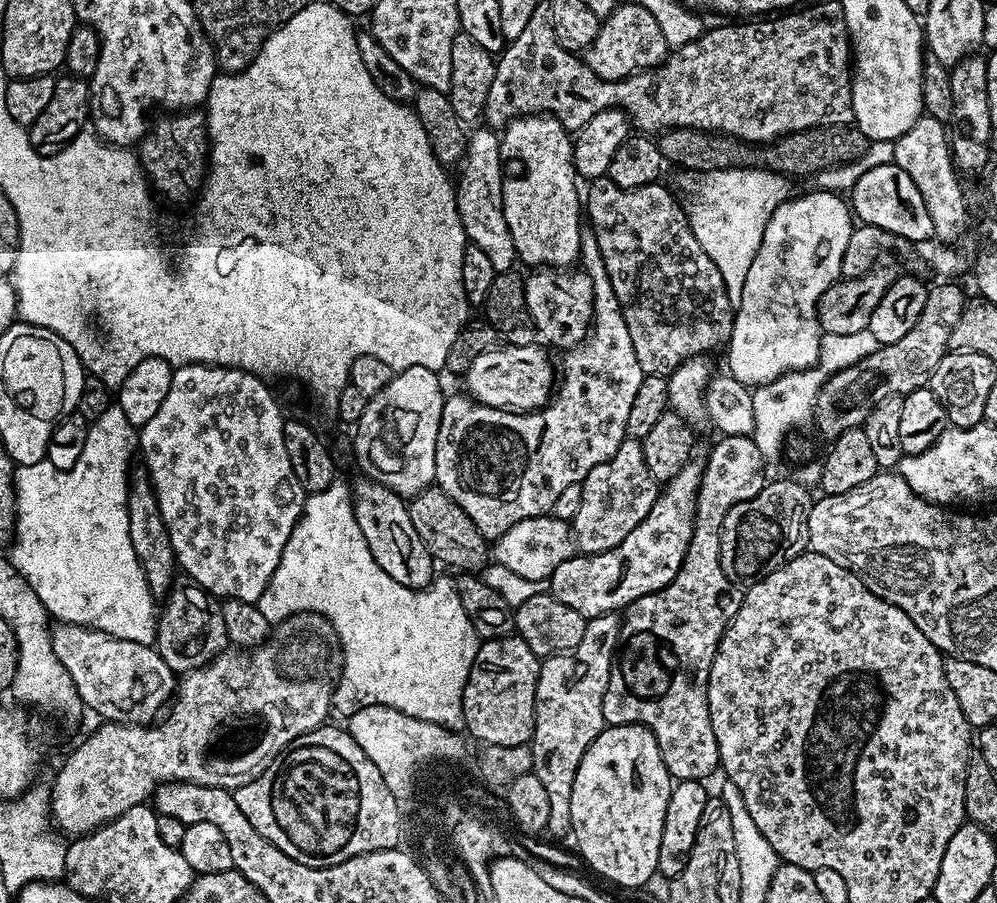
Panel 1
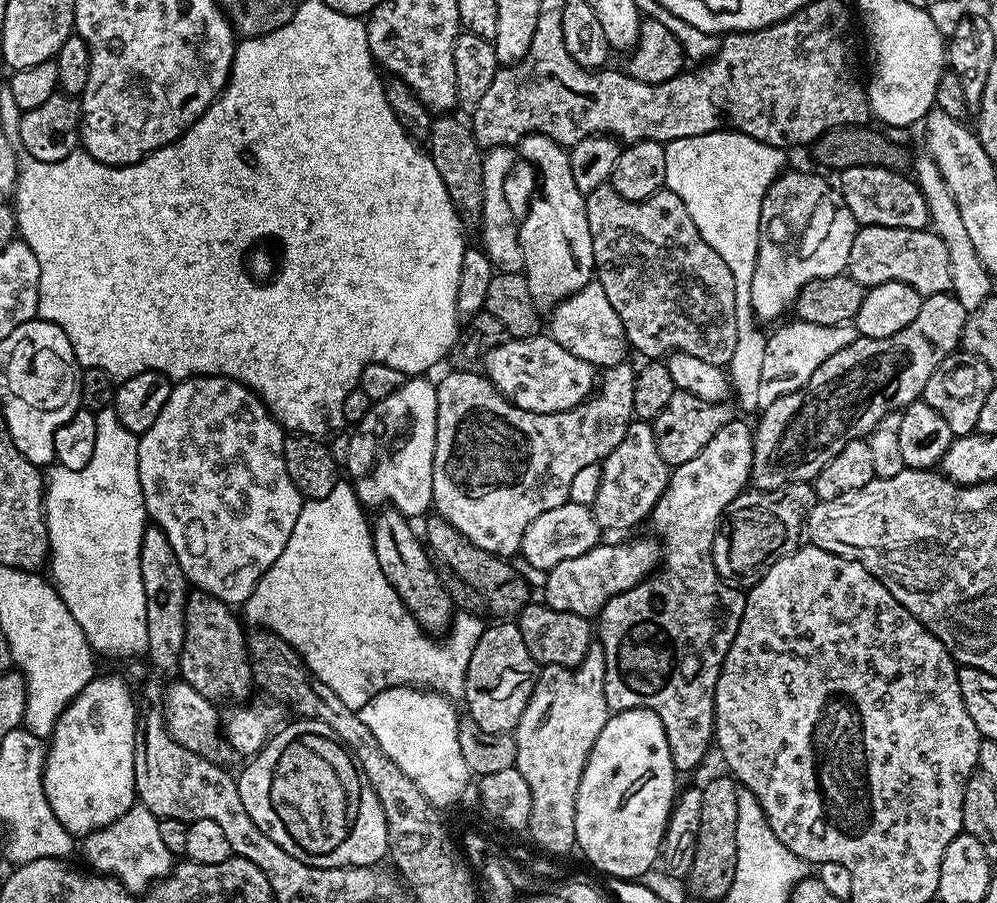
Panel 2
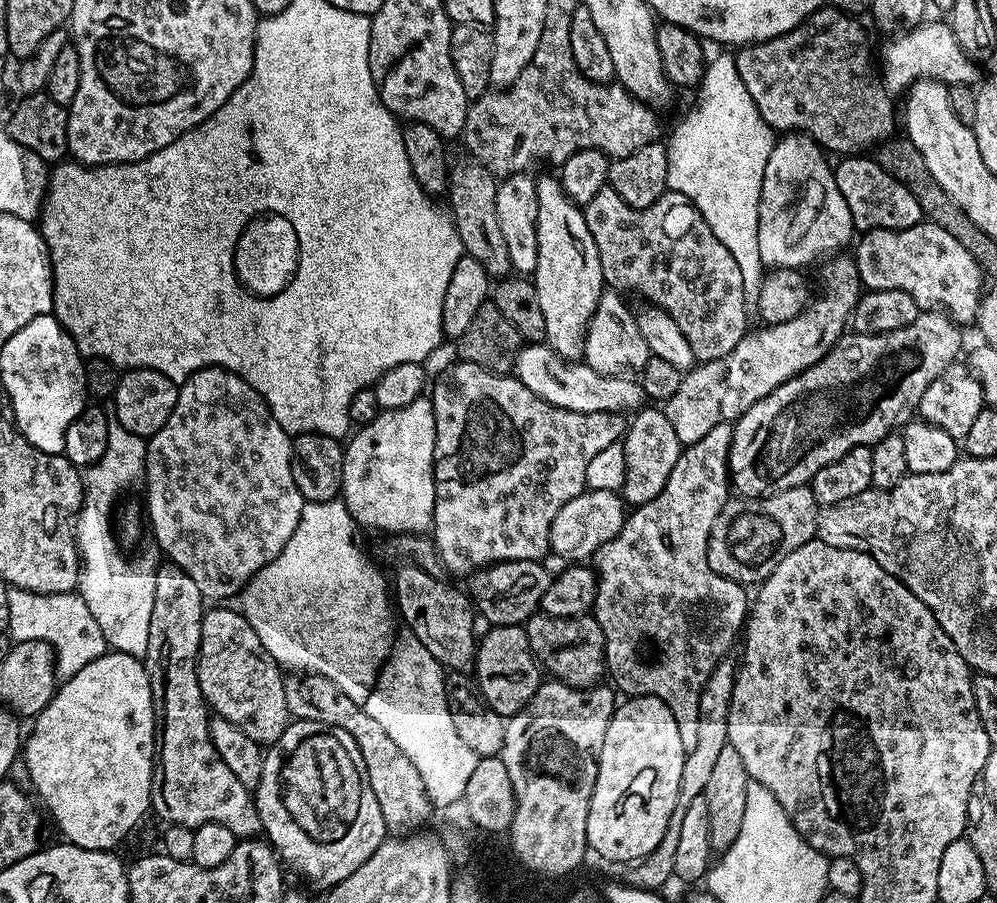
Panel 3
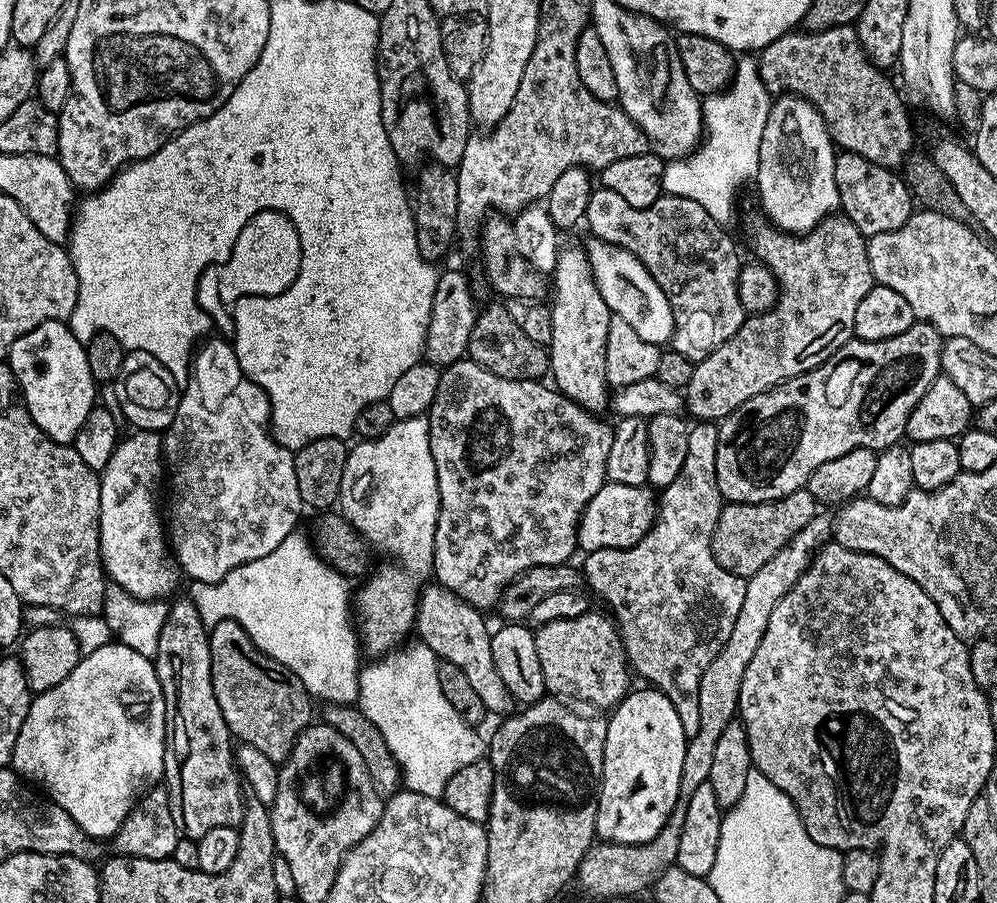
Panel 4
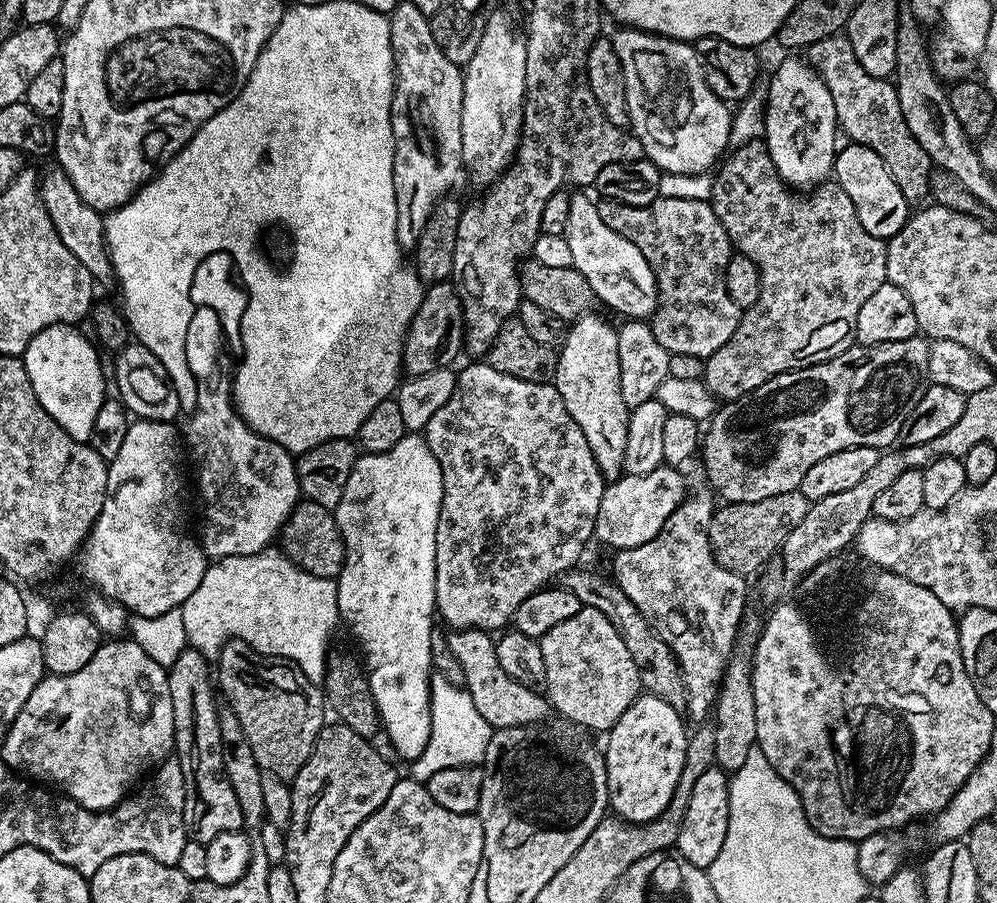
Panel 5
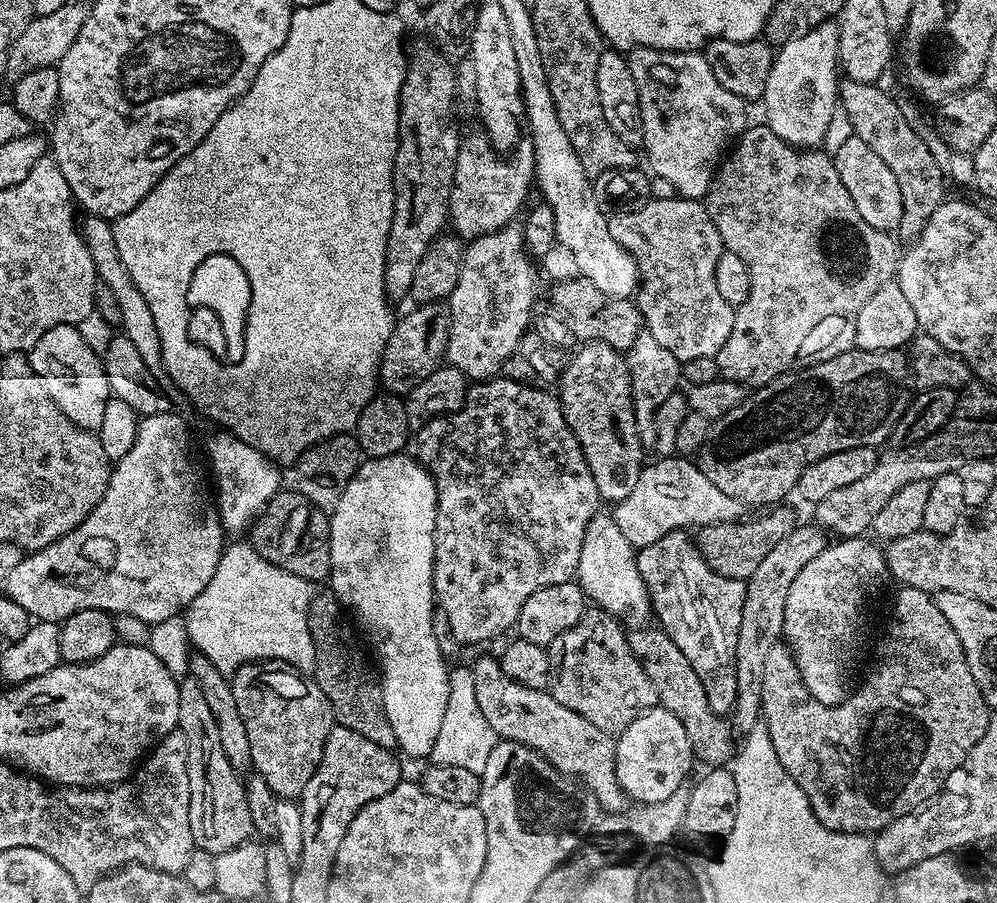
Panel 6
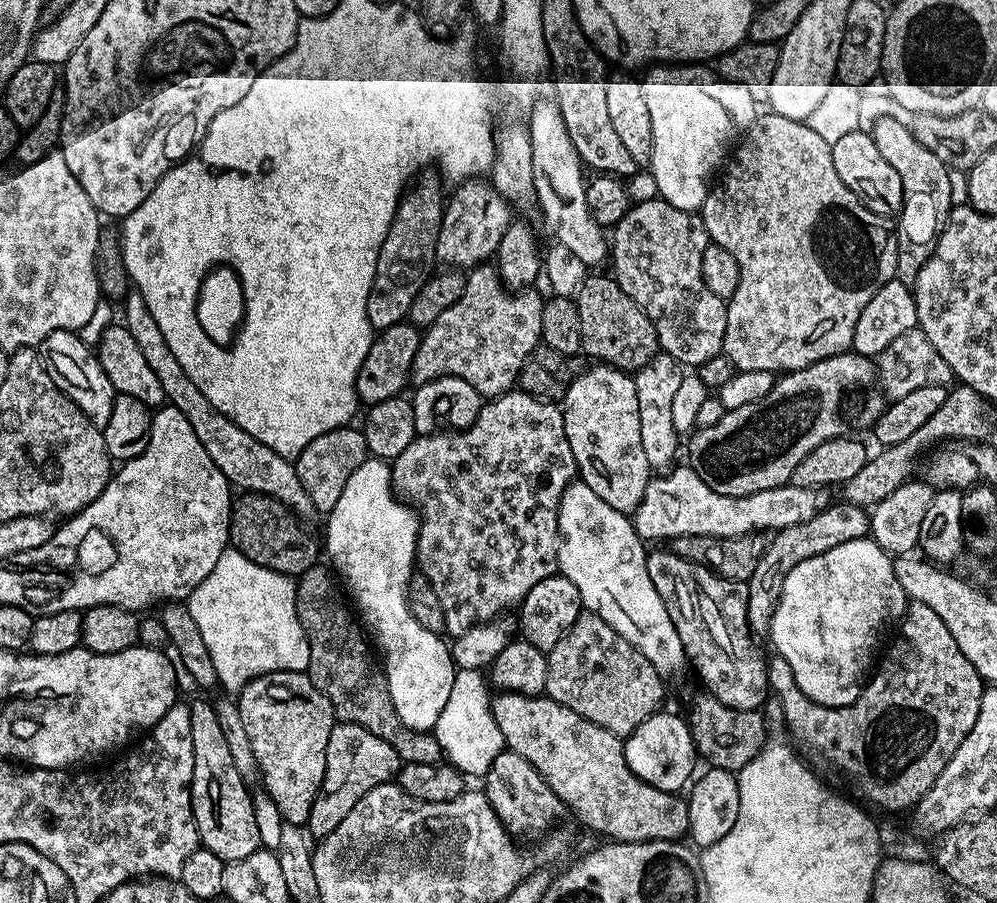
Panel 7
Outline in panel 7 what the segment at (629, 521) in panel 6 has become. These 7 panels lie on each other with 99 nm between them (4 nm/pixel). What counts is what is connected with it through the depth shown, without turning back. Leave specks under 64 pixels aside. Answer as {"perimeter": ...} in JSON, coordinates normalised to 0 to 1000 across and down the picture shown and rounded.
{"perimeter":[[[678,516],[669,525],[651,530],[648,547],[636,568],[638,589],[647,600],[667,598],[673,600],[680,594],[753,594],[770,591],[800,578],[816,574],[825,563],[829,563],[832,550],[821,540],[773,540],[751,549],[729,549],[720,547],[700,529],[695,518]]]}

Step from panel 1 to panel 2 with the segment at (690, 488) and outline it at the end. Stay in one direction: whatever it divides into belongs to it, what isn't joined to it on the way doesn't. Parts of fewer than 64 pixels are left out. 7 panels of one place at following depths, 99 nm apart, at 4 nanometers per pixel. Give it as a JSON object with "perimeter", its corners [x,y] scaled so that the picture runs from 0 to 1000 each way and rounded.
{"perimeter":[[[634,598],[631,602],[603,600],[597,607],[588,609],[588,614],[580,614],[580,618],[568,618],[568,622],[560,622],[560,627],[549,630],[545,668],[561,678],[587,684],[601,683],[612,662],[632,653],[663,628],[663,604],[654,598]]]}

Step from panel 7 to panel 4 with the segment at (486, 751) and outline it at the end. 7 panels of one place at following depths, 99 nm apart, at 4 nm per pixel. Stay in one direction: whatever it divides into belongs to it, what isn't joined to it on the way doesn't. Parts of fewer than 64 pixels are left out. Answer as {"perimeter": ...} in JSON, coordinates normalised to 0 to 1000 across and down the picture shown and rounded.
{"perimeter":[[[409,711],[400,720],[369,734],[361,742],[361,787],[379,804],[383,817],[387,817],[387,826],[391,826],[401,845],[404,872],[411,877],[444,883],[447,866],[451,866],[463,848],[471,848],[471,844],[486,836],[486,816],[484,819],[478,807],[447,777],[443,755],[439,755],[441,731],[431,715]]]}

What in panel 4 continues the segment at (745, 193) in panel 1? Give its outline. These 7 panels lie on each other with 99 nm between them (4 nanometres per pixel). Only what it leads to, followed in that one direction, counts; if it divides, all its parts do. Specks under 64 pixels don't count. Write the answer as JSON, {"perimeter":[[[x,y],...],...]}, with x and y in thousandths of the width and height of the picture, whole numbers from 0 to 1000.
{"perimeter":[[[757,61],[739,65],[734,92],[724,102],[709,105],[704,113],[706,150],[702,161],[688,174],[671,178],[666,186],[665,208],[669,216],[698,223],[717,245],[732,247],[741,206],[753,203],[759,193],[764,147],[768,142],[775,107]]]}

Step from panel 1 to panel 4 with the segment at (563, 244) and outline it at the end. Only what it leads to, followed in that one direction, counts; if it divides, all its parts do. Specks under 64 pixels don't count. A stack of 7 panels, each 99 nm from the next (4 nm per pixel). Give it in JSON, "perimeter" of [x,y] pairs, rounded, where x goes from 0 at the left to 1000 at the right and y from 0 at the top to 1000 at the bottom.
{"perimeter":[[[563,274],[558,291],[558,300],[552,306],[552,340],[554,342],[554,355],[556,357],[556,370],[550,401],[552,404],[552,416],[556,422],[557,429],[565,439],[581,447],[595,458],[605,457],[605,452],[612,447],[612,426],[608,416],[608,374],[612,370],[612,357],[615,348],[609,341],[608,334],[604,332],[600,317],[594,308],[593,295],[589,281],[585,274],[570,275]]]}

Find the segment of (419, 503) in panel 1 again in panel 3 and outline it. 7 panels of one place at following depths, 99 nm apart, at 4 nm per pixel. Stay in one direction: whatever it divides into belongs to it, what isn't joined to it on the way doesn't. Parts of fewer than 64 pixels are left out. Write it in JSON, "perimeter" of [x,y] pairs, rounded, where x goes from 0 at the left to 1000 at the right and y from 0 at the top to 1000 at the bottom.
{"perimeter":[[[509,620],[472,635],[469,657],[478,679],[487,684],[492,694],[527,692],[531,683],[539,679],[544,658],[552,653],[555,635],[549,633],[546,627],[541,620]]]}

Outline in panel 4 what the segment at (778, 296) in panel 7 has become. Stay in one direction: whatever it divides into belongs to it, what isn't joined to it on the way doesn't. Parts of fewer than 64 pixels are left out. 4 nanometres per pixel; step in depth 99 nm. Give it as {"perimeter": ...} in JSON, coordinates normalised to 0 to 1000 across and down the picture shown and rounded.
{"perimeter":[[[765,237],[748,240],[746,252],[754,265],[757,287],[767,292],[782,315],[782,329],[772,344],[751,349],[737,370],[720,383],[720,388],[697,400],[688,431],[688,456],[690,452],[691,458],[699,466],[721,467],[740,454],[744,445],[831,399],[849,378],[856,375],[857,347],[865,330],[873,326],[877,313],[870,265],[846,237],[830,239],[820,251],[805,259],[786,257]]]}

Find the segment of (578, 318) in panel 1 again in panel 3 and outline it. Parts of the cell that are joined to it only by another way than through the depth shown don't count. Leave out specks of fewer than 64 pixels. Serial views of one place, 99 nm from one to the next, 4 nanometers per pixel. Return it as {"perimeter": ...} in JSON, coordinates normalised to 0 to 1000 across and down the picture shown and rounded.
{"perimeter":[[[608,321],[603,326],[600,339],[590,359],[586,375],[585,402],[605,416],[637,417],[648,405],[652,393],[647,374],[641,369],[636,346],[626,338],[627,329],[618,321]]]}

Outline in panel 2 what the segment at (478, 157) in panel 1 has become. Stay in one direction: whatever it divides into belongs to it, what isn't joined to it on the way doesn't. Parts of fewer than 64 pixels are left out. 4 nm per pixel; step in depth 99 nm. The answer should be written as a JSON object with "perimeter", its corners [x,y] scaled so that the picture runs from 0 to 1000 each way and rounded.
{"perimeter":[[[517,163],[491,164],[485,168],[483,188],[483,228],[481,229],[480,269],[491,286],[497,301],[525,301],[526,278],[522,271],[522,246],[530,236],[529,225],[523,224],[517,230],[510,218],[510,198],[514,195],[514,185],[520,182],[520,168]]]}

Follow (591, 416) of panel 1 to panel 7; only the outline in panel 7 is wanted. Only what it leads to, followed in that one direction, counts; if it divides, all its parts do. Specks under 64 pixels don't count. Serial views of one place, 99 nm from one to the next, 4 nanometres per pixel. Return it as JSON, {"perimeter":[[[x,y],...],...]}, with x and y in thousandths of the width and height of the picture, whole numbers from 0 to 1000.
{"perimeter":[[[521,432],[507,434],[505,439],[490,442],[484,449],[479,463],[469,474],[464,476],[438,476],[432,481],[421,481],[399,507],[392,511],[393,538],[402,555],[408,556],[421,574],[421,590],[417,601],[417,625],[420,626],[433,648],[439,653],[439,662],[443,667],[443,676],[447,680],[447,701],[450,705],[462,704],[476,691],[488,691],[490,687],[498,685],[509,673],[517,674],[523,664],[544,645],[544,640],[559,637],[562,623],[562,588],[560,587],[560,560],[568,538],[579,530],[578,508],[576,498],[572,498],[572,489],[568,485],[566,457],[557,446],[541,443]]]}

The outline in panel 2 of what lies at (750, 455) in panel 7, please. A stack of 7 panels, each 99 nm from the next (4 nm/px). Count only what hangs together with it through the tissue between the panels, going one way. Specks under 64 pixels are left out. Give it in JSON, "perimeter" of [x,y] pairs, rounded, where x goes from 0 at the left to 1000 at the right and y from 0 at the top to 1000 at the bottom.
{"perimeter":[[[954,322],[937,323],[927,329],[921,352],[917,352],[909,365],[901,365],[901,370],[893,370],[893,374],[862,371],[859,378],[834,393],[813,414],[806,430],[780,441],[761,457],[762,466],[757,467],[754,480],[753,535],[763,545],[771,545],[789,536],[817,533],[824,516],[828,516],[828,512],[832,512],[832,507],[837,507],[837,503],[841,503],[849,489],[870,485],[877,472],[889,463],[889,458],[902,456],[926,440],[933,414],[937,414],[943,402],[964,384],[972,349]]]}

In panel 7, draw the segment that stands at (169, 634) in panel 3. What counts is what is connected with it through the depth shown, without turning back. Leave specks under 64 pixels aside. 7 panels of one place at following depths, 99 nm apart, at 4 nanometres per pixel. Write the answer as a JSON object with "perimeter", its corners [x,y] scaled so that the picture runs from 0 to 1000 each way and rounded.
{"perimeter":[[[192,776],[191,808],[195,822],[195,862],[193,863],[193,900],[201,935],[226,955],[242,952],[262,942],[259,910],[255,910],[255,882],[235,848],[219,791],[212,779]]]}

